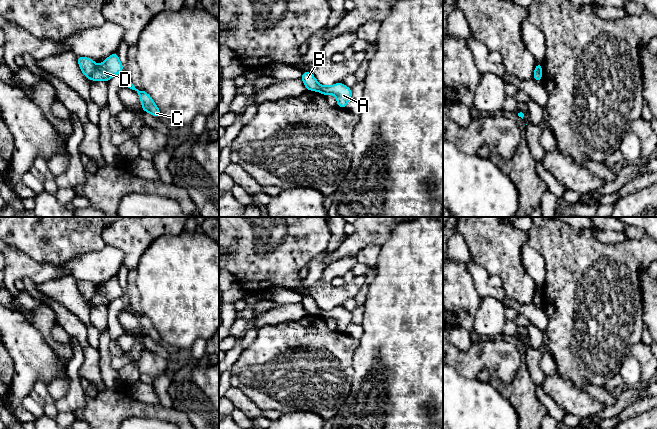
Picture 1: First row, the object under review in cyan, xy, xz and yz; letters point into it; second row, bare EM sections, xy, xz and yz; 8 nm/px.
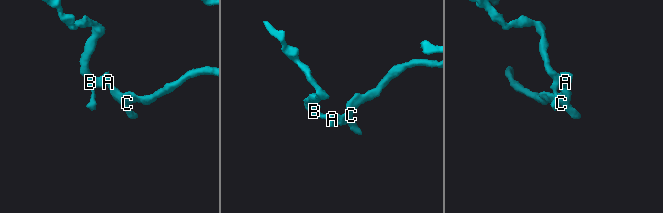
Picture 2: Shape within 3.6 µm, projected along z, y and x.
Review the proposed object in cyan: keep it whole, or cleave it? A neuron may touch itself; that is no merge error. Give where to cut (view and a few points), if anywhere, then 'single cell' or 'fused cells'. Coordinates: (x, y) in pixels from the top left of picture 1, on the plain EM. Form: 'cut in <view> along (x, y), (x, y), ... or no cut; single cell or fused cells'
cut in xy along (96, 290), (89, 302); fused cells

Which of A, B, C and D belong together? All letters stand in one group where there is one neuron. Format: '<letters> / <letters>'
A C D / B

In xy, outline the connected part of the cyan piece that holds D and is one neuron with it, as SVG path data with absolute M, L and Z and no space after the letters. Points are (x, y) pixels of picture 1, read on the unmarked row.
M117 276L107 281L102 289L97 288L95 295L92 297L90 304L108 306L114 299L123 296L123 288L118 282Z

